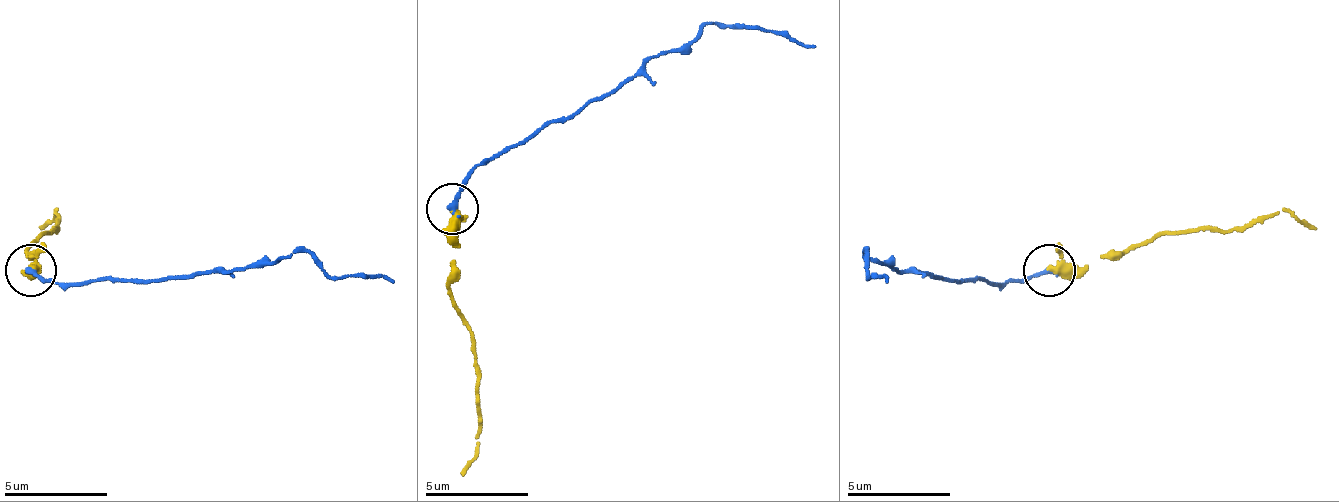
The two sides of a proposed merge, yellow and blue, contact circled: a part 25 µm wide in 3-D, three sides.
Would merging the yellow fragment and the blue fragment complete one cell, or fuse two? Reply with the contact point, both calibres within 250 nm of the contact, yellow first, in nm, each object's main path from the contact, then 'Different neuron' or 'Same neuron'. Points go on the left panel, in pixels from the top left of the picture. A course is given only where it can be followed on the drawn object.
Place: (31, 270). Thickness 340 nm (yellow) against 240 nm. Course of yellow: (32, 269), (27, 253), (47, 233), (58, 228), (58, 212), (37, 228). Course of blue: (32, 269), (58, 284), (192, 279), (310, 253), (331, 274), (367, 274), (392, 284). Same neuron

